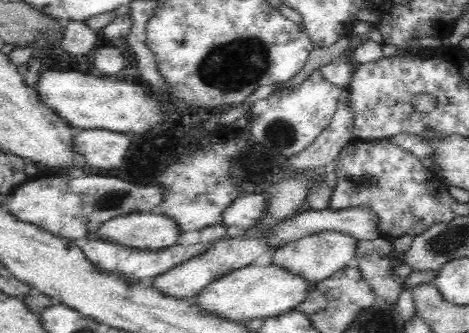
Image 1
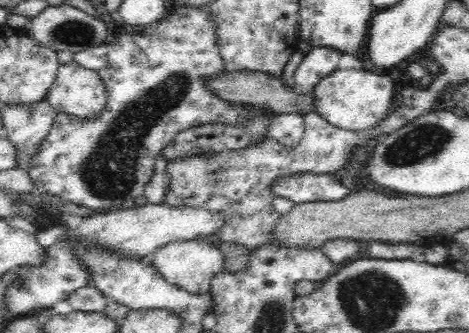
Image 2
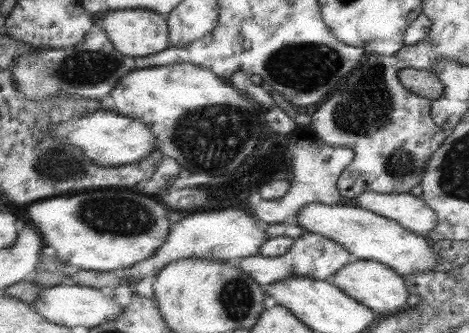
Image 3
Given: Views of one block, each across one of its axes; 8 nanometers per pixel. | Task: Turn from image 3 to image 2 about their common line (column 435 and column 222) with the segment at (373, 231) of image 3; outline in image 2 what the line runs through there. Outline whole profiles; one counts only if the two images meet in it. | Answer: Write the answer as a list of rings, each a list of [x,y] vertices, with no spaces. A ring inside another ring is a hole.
[[[212,238],[204,240],[176,240],[166,246],[162,246],[154,256],[148,258],[148,264],[156,268],[156,272],[176,288],[190,292],[192,296],[210,294],[210,284],[218,272],[224,268],[224,254],[218,250],[216,242],[212,244]]]

